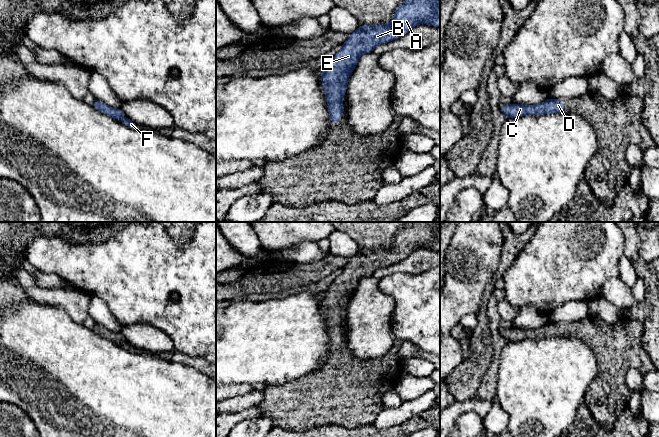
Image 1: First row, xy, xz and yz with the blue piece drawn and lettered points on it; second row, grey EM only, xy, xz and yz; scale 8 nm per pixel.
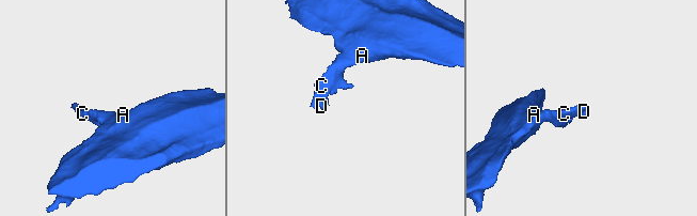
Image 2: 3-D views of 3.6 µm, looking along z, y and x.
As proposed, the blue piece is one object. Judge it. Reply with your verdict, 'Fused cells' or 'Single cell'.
Single cell

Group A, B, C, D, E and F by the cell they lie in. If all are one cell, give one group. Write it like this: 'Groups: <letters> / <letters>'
Groups: A B C D E F

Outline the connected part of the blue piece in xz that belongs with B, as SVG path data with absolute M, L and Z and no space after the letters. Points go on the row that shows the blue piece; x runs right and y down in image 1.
M406 0L396 9L389 24L360 25L349 35L341 51L321 70L331 123L338 123L345 111L342 99L346 83L359 57L372 52L378 44L403 36L420 23L440 27L440 0Z

